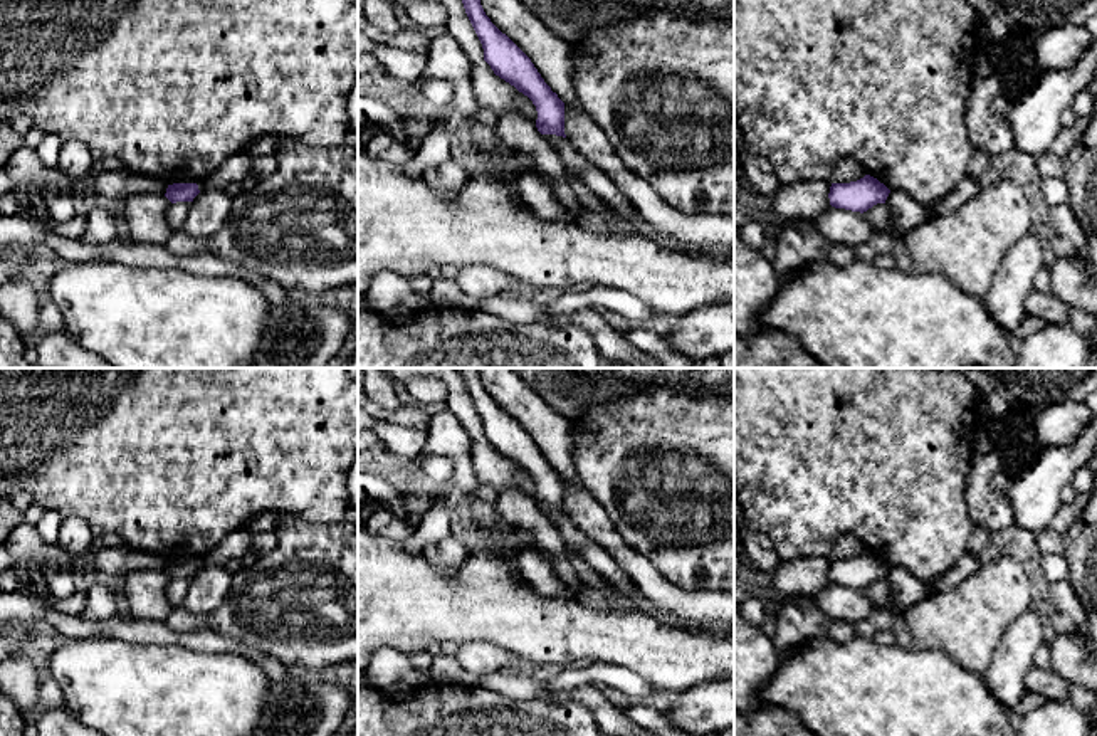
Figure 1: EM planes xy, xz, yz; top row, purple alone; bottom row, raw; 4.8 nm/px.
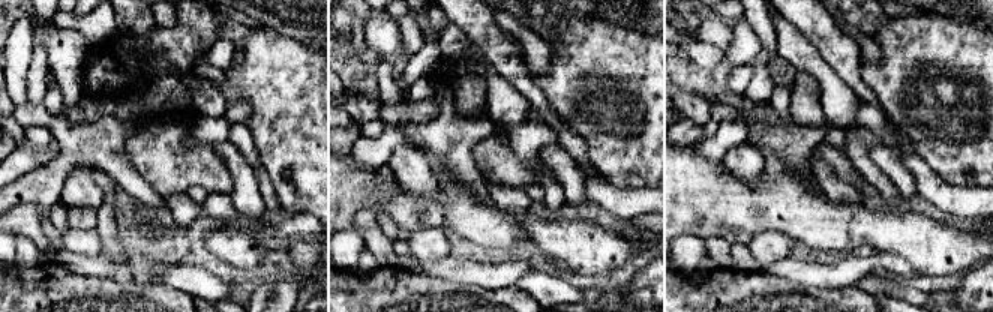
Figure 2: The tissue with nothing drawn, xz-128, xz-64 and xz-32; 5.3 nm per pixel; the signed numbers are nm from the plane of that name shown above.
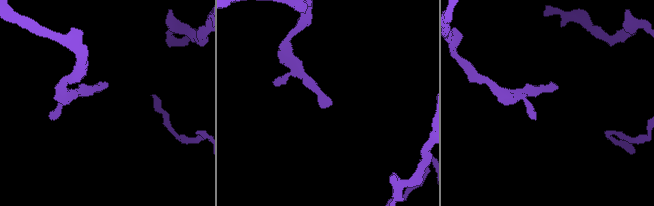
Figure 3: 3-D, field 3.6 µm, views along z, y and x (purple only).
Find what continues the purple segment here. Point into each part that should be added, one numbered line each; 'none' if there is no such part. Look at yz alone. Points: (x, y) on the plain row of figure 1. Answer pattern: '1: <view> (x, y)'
none

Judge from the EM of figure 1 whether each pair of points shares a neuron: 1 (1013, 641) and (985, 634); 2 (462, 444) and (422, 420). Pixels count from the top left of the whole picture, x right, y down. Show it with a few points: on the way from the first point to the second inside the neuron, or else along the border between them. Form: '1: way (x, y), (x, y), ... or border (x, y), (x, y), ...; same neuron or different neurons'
1: border (1027, 609), (1003, 634), (985, 674); different neurons
2: border (432, 417), (427, 427); different neurons

